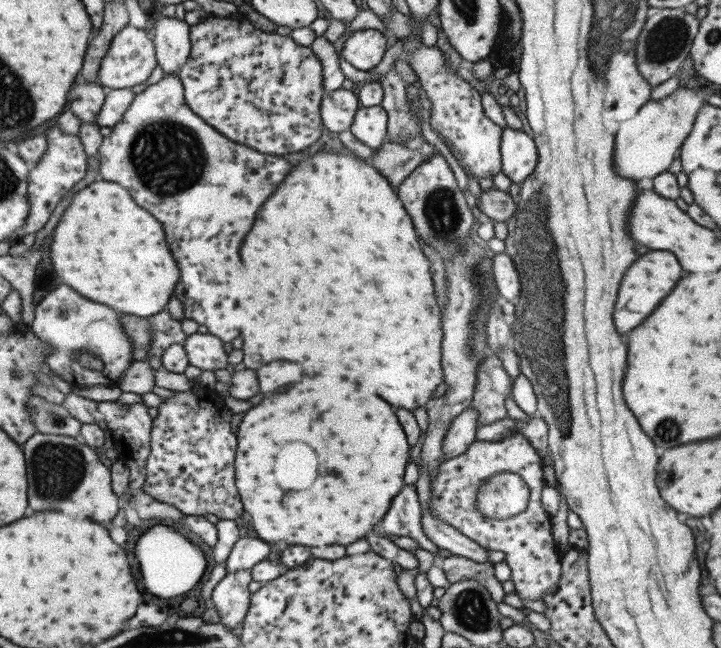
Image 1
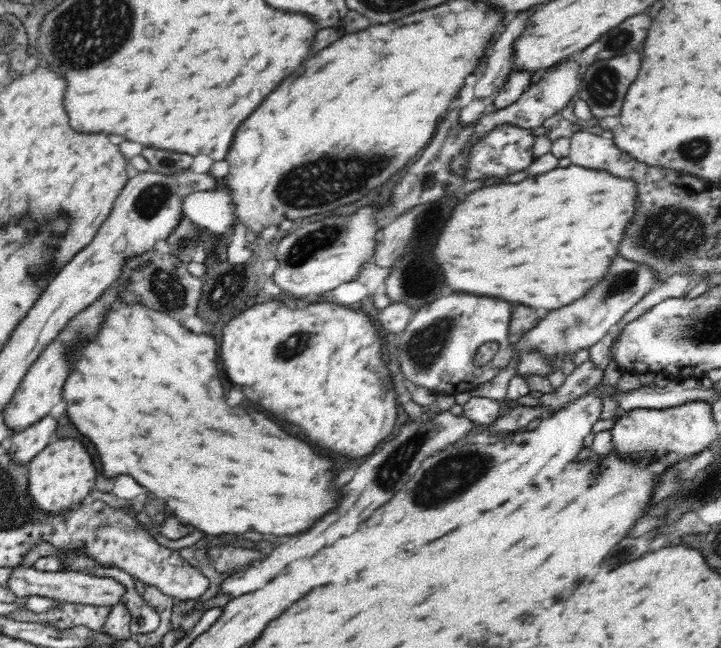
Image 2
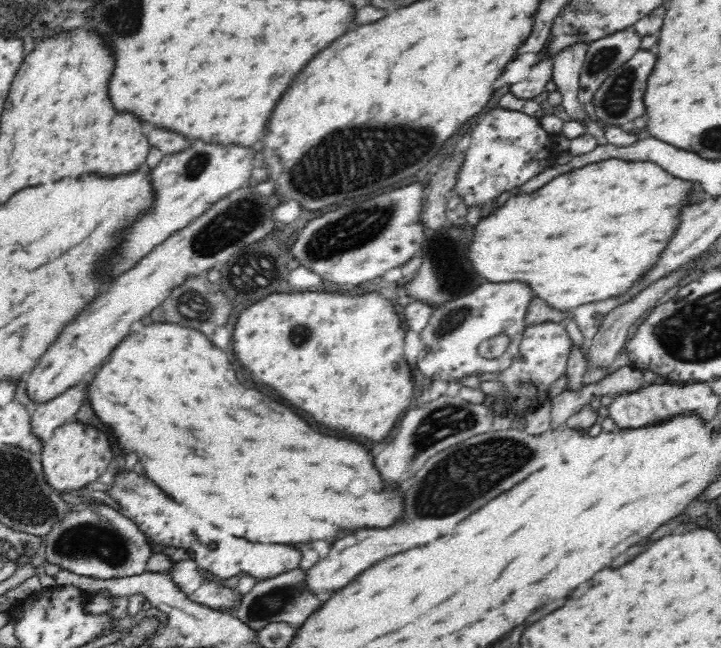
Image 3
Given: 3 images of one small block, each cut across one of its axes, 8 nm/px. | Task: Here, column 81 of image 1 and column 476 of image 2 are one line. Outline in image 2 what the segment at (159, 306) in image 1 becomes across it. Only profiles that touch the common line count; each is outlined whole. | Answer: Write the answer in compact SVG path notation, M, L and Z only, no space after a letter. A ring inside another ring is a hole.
M576 165L564 168L556 167L538 176L529 175L525 180L516 182L516 184L496 183L493 186L483 185L481 188L468 192L466 198L452 208L452 212L446 218L446 224L442 226L438 238L434 240L434 244L430 244L428 256L438 264L440 272L444 276L444 284L452 292L488 296L488 298L496 298L496 300L504 300L504 302L518 302L518 304L526 304L526 306L538 309L541 312L547 312L580 298L590 288L590 284L594 284L606 272L606 264L610 262L612 256L616 256L616 244L620 242L622 228L632 216L632 210L634 210L632 202L635 202L635 196L636 185L634 185L634 181L614 178L608 172L590 170Z

